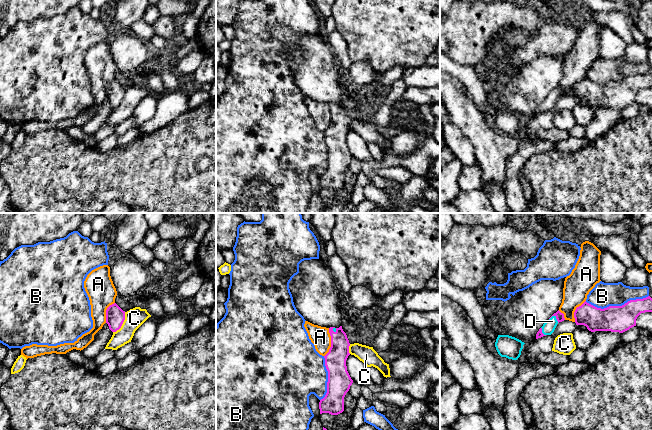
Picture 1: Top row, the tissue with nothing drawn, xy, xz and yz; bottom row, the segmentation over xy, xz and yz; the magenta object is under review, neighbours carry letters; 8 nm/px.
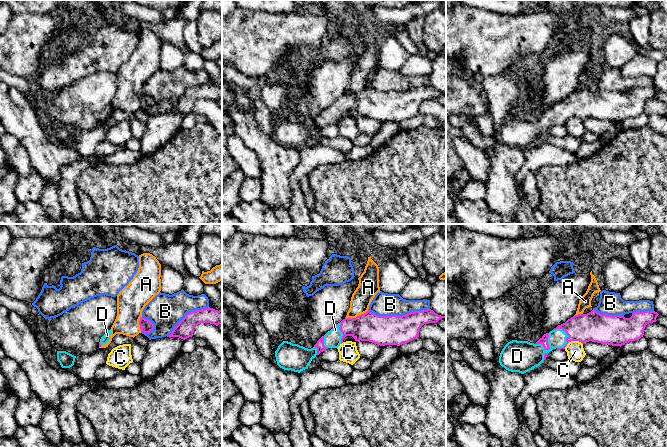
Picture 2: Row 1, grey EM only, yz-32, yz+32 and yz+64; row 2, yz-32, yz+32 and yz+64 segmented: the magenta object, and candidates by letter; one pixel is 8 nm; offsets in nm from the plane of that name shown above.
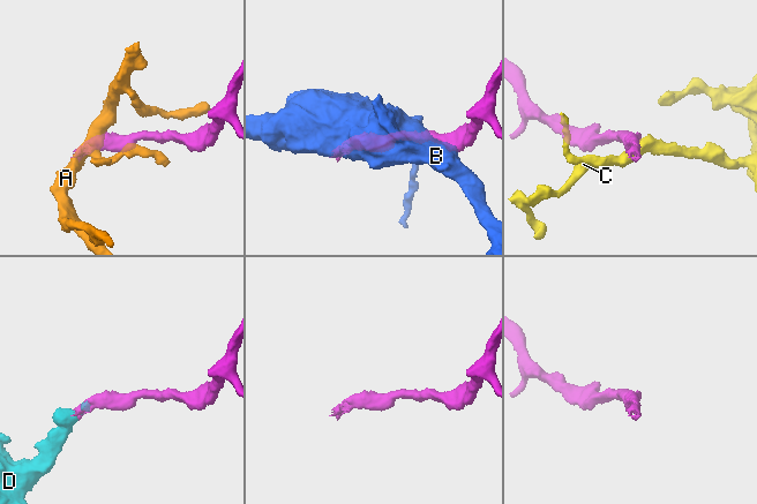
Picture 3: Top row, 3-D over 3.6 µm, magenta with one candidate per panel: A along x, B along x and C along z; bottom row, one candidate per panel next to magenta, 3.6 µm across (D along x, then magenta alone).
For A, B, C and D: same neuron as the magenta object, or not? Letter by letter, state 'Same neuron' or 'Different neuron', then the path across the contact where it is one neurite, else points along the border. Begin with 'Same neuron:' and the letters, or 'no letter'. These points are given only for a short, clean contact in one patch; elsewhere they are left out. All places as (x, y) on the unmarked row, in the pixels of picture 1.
Same neuron: D
A: Different neuron. Boundary: xz (329, 104), (330, 124), (324, 132)
B: Different neuron
C: Different neuron. Boundary: xy (125, 88), (122, 101), (113, 108)
D: Same neuron. Path across: yz (559, 92), (556, 93), (549, 102)

